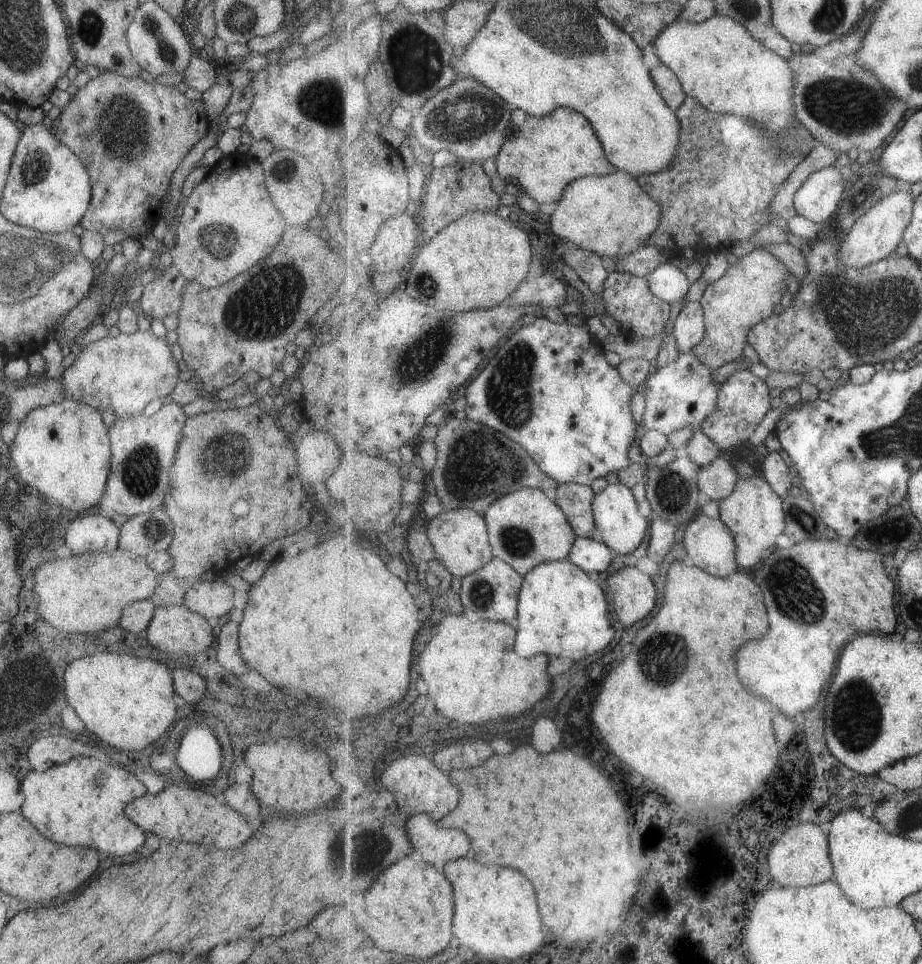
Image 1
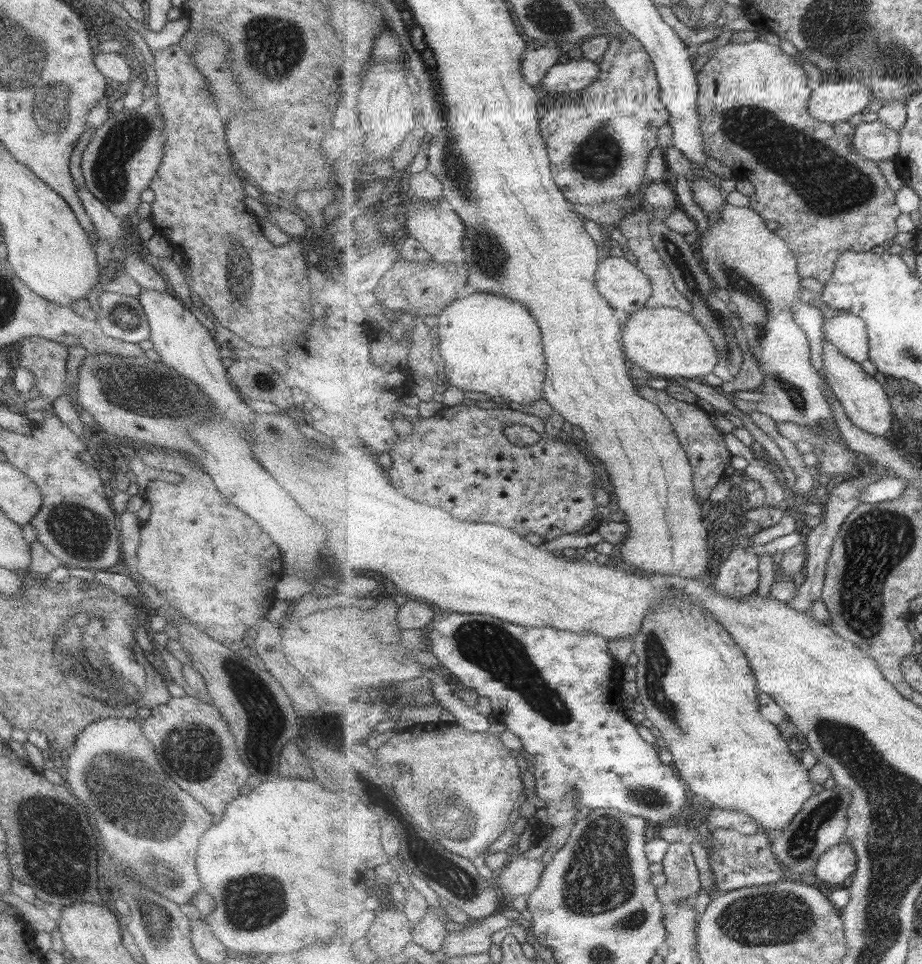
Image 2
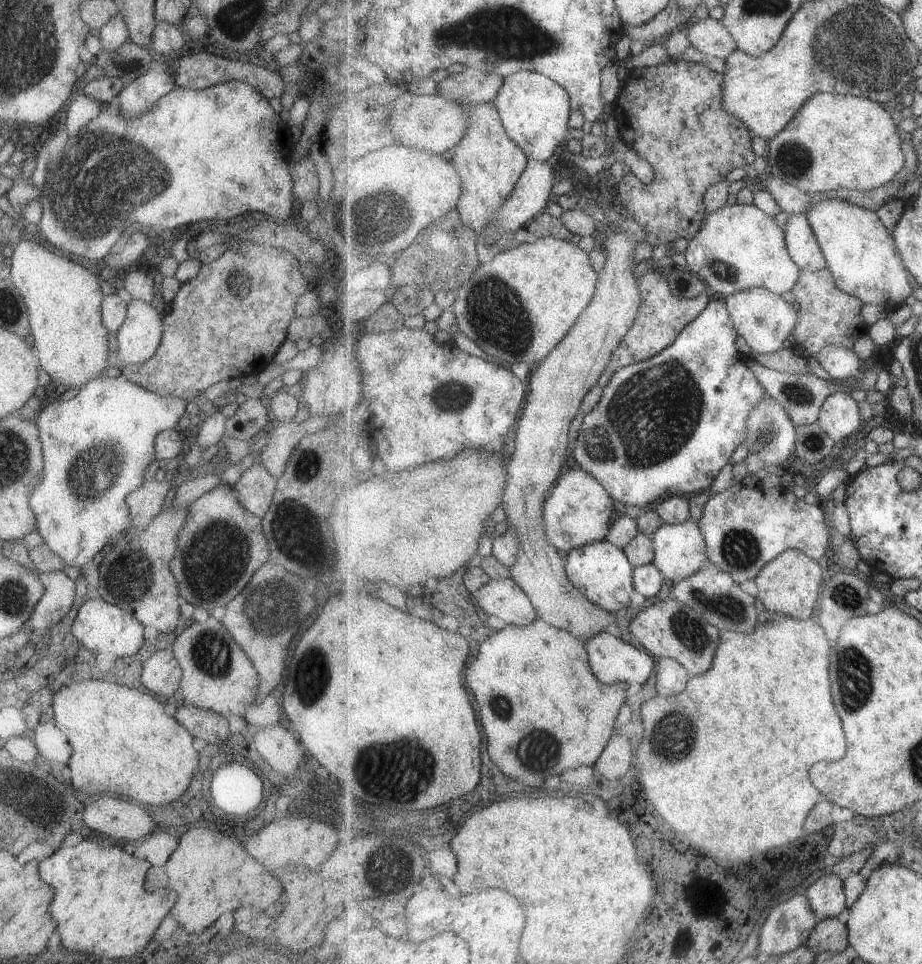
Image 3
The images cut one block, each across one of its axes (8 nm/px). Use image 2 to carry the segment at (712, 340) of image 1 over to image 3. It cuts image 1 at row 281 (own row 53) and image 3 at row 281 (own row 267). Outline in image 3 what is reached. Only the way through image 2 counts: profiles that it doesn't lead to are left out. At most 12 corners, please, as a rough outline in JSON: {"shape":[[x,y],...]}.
{"shape":[[829,267],[802,269],[791,347],[806,358],[853,350],[870,331],[860,298]]}

